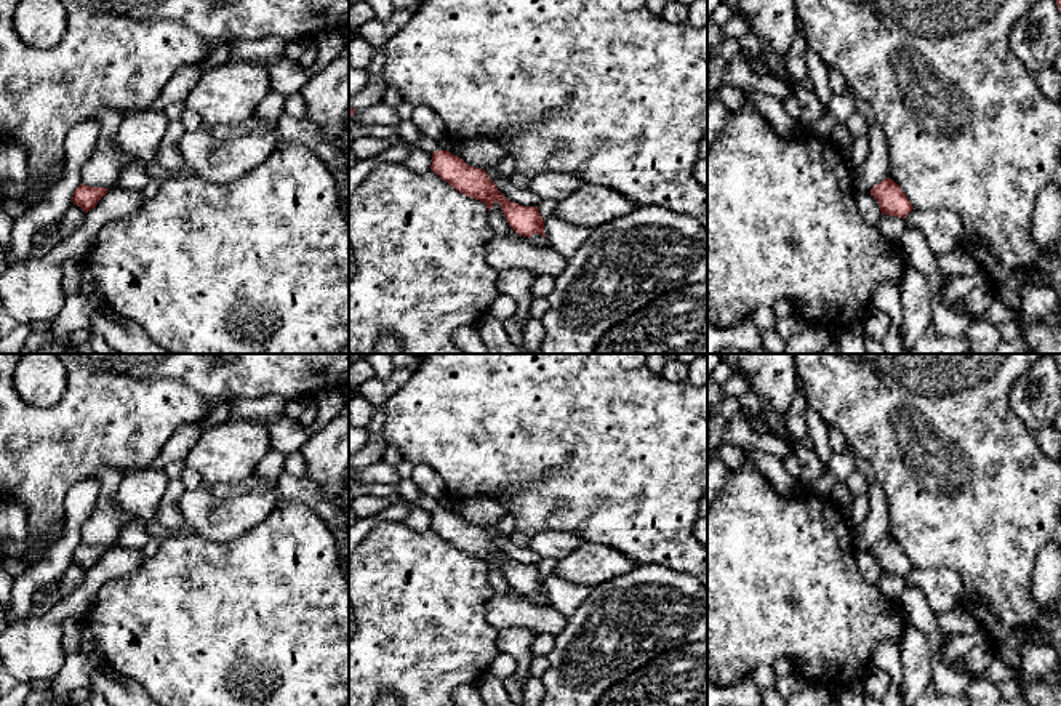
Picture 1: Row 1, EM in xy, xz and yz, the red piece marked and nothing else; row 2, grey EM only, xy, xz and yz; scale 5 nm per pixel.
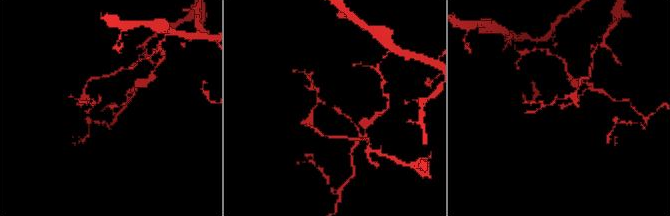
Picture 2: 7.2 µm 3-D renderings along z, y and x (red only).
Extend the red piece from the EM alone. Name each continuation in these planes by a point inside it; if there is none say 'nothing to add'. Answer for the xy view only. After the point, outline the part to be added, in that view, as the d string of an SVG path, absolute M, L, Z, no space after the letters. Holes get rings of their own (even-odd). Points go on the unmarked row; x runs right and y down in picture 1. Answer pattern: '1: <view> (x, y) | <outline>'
nothing to add

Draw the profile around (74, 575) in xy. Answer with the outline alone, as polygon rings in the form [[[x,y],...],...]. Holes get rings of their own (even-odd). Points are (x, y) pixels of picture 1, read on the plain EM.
[[[72,560],[64,578],[59,581],[58,591],[61,591],[64,596],[70,594],[74,589],[77,589],[82,584],[85,575],[86,572]]]

